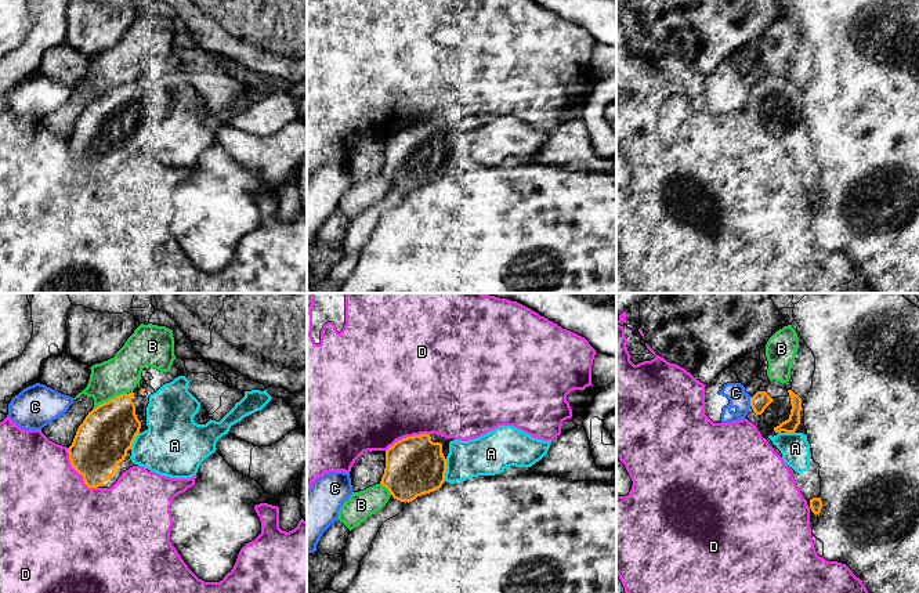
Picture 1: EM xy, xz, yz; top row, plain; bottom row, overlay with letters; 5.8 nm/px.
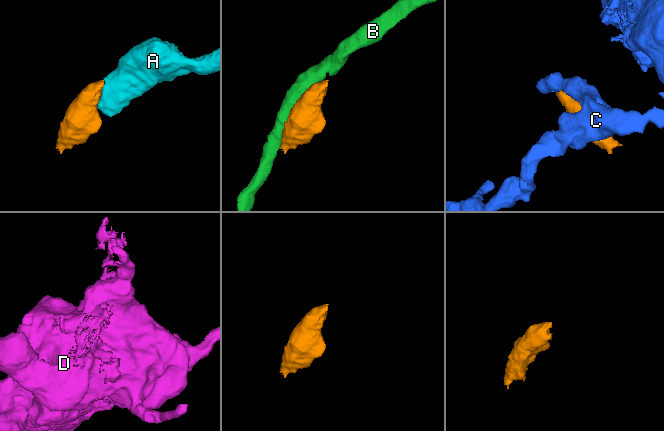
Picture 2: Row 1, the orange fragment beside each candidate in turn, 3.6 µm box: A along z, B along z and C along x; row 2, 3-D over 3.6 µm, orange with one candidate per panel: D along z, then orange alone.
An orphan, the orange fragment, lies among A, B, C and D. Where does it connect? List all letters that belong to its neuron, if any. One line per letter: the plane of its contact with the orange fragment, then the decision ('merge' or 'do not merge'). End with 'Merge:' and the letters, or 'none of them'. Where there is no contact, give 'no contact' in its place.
A: meets orange in xz; merge
B: meets orange in xy; do not merge
C: meets orange in yz; do not merge
D: meets orange in xy; do not merge
Merge: A

